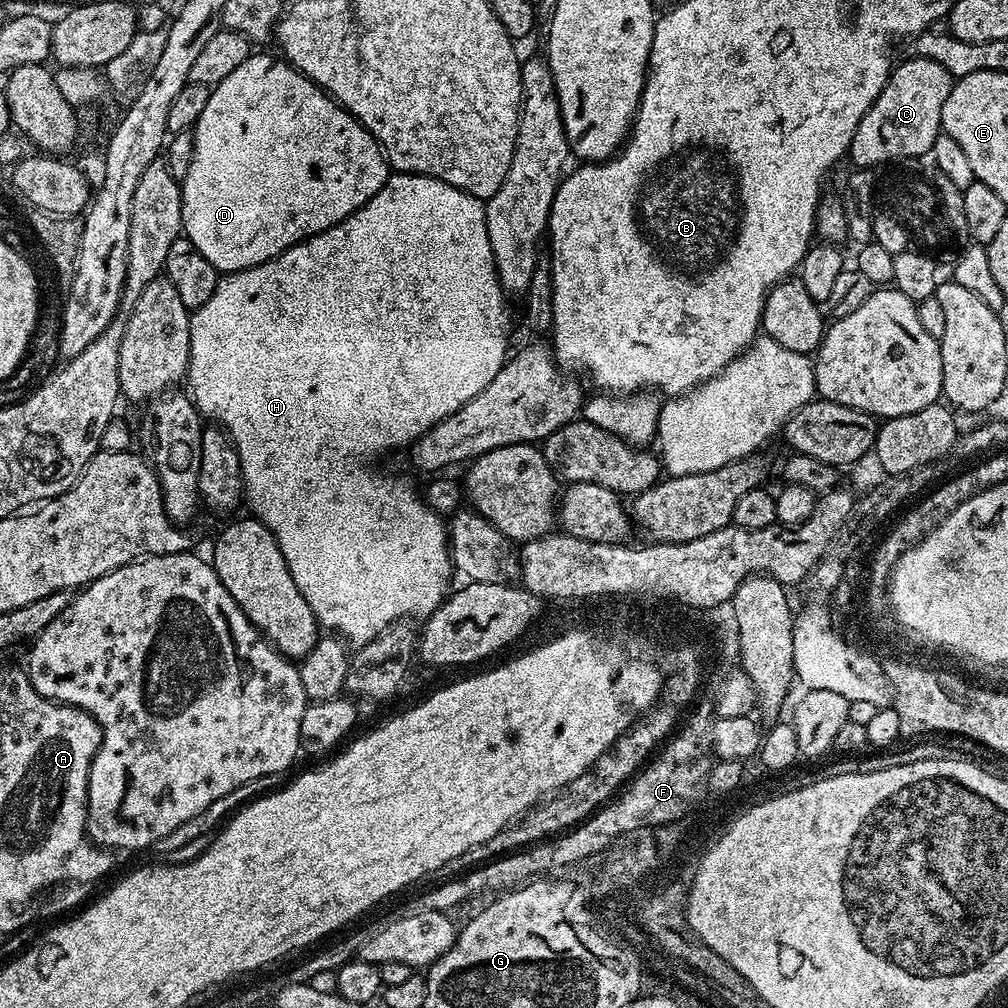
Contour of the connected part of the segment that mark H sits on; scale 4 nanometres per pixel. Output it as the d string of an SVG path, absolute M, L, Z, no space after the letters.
M396 172L389 175L388 181L384 184L382 190L378 190L378 194L374 194L374 198L370 198L370 202L366 202L358 210L354 210L354 214L350 214L342 222L338 222L332 228L328 228L325 232L319 232L318 235L312 236L309 240L304 240L300 244L290 246L282 254L278 254L272 260L262 262L253 268L243 268L241 272L229 272L223 278L217 279L216 289L210 298L210 302L206 302L201 308L195 309L189 315L190 322L190 354L188 355L188 374L187 379L192 380L192 390L190 396L195 403L197 411L201 417L207 418L209 421L215 422L219 427L223 428L228 436L234 442L234 446L238 450L238 458L242 466L242 474L244 475L244 490L246 493L247 507L252 507L251 515L257 520L261 520L266 527L274 534L274 538L278 542L278 546L282 550L282 554L286 558L286 566L290 570L290 574L294 578L294 586L298 586L298 590L302 590L302 598L306 598L306 602L310 606L310 610L314 610L317 621L325 629L331 630L337 637L343 638L350 642L353 640L356 646L371 642L376 636L382 634L387 627L395 623L396 620L405 618L427 618L431 616L434 609L439 604L444 603L449 595L448 579L454 576L452 567L452 555L448 552L448 529L446 520L435 509L428 504L427 499L423 495L416 493L416 488L412 484L407 484L404 480L364 480L364 468L360 465L360 459L363 456L376 456L379 452L388 452L391 448L400 448L411 446L416 443L417 438L422 434L426 434L438 422L442 422L450 414L454 414L466 402L470 402L470 398L474 398L478 394L482 394L482 390L486 390L486 386L490 386L490 382L494 382L494 374L498 374L498 370L502 370L506 361L509 359L508 352L508 335L512 332L512 316L508 313L508 300L506 291L500 284L499 274L496 272L495 256L491 252L490 234L486 230L486 204L485 201L472 196L468 192L464 192L460 188L450 186L446 182L442 182L433 176L420 176L416 172Z

